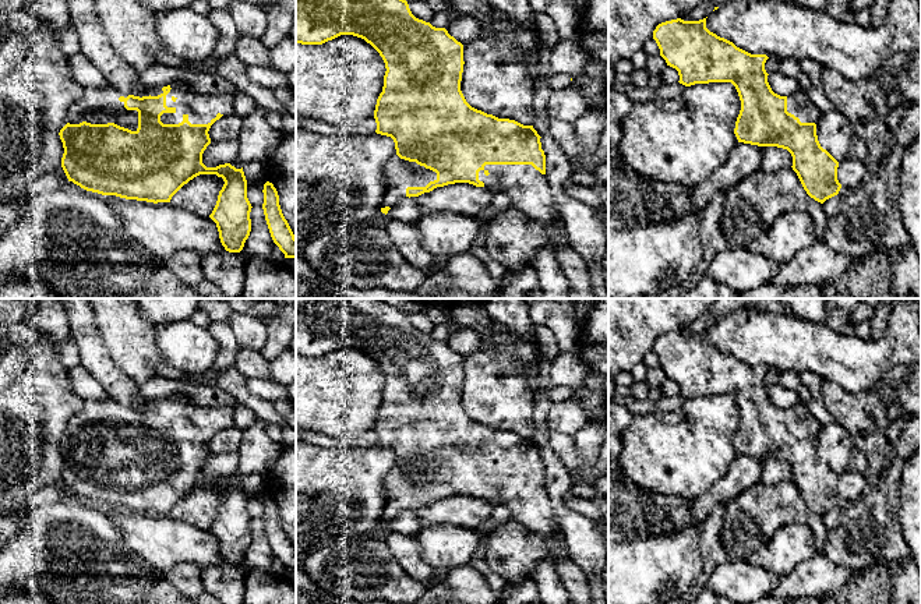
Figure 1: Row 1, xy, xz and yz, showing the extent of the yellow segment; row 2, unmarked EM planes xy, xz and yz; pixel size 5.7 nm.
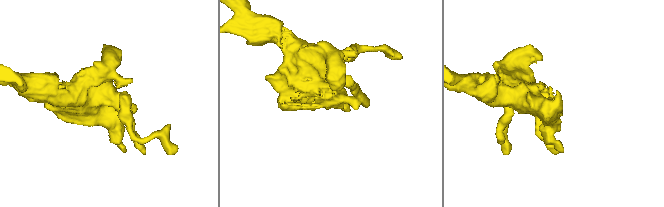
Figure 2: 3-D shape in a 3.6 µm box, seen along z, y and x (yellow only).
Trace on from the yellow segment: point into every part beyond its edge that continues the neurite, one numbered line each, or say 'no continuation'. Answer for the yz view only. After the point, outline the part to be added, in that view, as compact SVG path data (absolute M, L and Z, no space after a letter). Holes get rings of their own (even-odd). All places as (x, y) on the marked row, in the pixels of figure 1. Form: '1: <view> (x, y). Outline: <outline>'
1: yz (798, 103). Outline: M798 91L787 96L787 112L800 119L801 123L818 123L821 110L809 100L807 92Z

